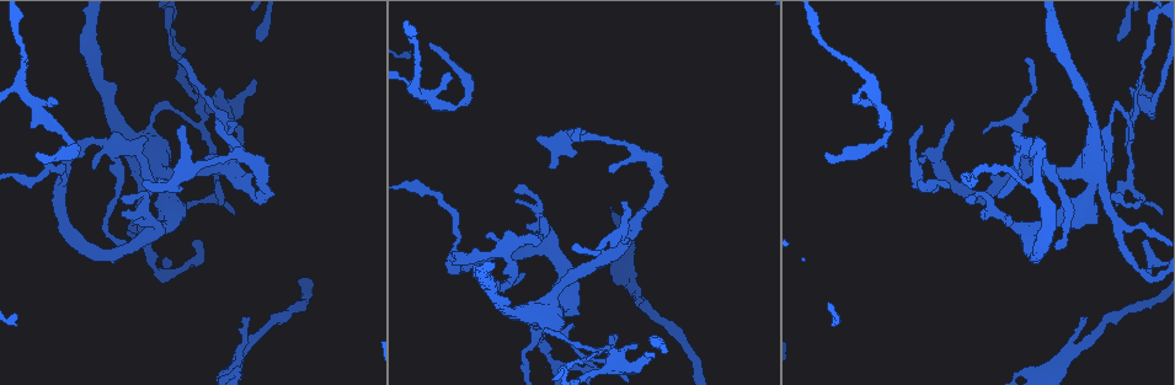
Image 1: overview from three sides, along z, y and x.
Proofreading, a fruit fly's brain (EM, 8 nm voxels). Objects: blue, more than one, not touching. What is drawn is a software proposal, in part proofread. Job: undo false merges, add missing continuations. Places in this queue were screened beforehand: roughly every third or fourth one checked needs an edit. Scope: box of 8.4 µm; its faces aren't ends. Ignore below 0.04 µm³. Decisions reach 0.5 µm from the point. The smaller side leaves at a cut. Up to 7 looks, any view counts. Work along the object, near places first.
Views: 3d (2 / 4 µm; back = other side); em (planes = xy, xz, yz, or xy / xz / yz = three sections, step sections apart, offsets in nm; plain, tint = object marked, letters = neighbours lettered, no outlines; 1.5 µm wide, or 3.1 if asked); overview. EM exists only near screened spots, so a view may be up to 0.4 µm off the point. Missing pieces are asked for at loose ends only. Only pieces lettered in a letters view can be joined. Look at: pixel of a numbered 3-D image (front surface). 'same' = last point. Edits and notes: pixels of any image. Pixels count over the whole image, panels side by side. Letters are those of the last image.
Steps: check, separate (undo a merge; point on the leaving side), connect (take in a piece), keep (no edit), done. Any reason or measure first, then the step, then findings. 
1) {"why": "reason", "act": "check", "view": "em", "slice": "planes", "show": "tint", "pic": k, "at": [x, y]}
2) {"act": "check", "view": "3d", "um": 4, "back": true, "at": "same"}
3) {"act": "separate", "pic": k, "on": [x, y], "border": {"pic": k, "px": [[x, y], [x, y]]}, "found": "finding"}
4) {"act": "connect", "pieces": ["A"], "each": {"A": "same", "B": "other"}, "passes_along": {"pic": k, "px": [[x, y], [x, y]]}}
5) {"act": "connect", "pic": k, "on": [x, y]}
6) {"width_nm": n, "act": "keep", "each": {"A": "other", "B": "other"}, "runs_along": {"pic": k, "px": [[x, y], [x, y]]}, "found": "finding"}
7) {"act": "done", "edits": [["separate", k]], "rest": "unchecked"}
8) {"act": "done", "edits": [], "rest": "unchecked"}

{"why": "free end", "act": "check", "view": "em", "slice": "yz", "step": 8, "show": "letters", "pic": 1, "at": [229, 131]}

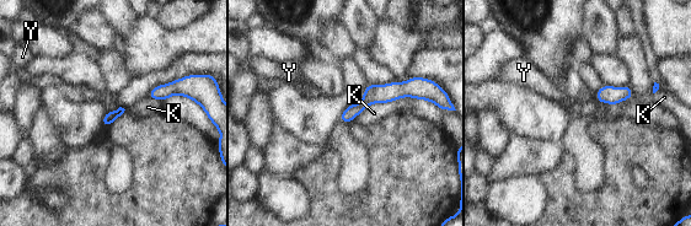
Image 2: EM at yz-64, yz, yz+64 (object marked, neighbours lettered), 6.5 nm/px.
{"act": "keep", "each": {"K": "other", "Y": "other"}, "runs_along": {"pic": 2, "px": [[422, 95], [374, 93], [343, 118]]}, "found": "no lettered piece goes on from it"}

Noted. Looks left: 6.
{"why": "three arms meet", "act": "check", "view": "3d", "um": 2, "pic": 1, "at": [199, 124]}

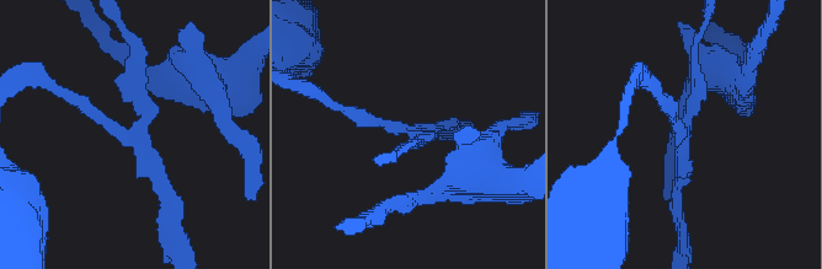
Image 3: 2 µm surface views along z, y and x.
{"act": "check", "view": "em", "slice": "planes", "show": "letters", "pic": 3, "at": [404, 131]}

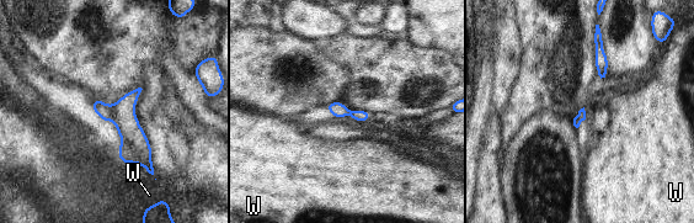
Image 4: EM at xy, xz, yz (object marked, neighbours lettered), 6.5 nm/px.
{"width_nm": 70, "act": "separate", "pic": 4, "on": [135, 144], "each": {"W": "other"}, "part_leaving": {"pic": 4, "px": [[135, 93], [128, 128], [149, 168]]}, "found": "a second neuron is stuck on"}

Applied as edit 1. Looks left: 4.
{"act": "done", "edits": [["separate", 4]], "rest": "unchecked"}

